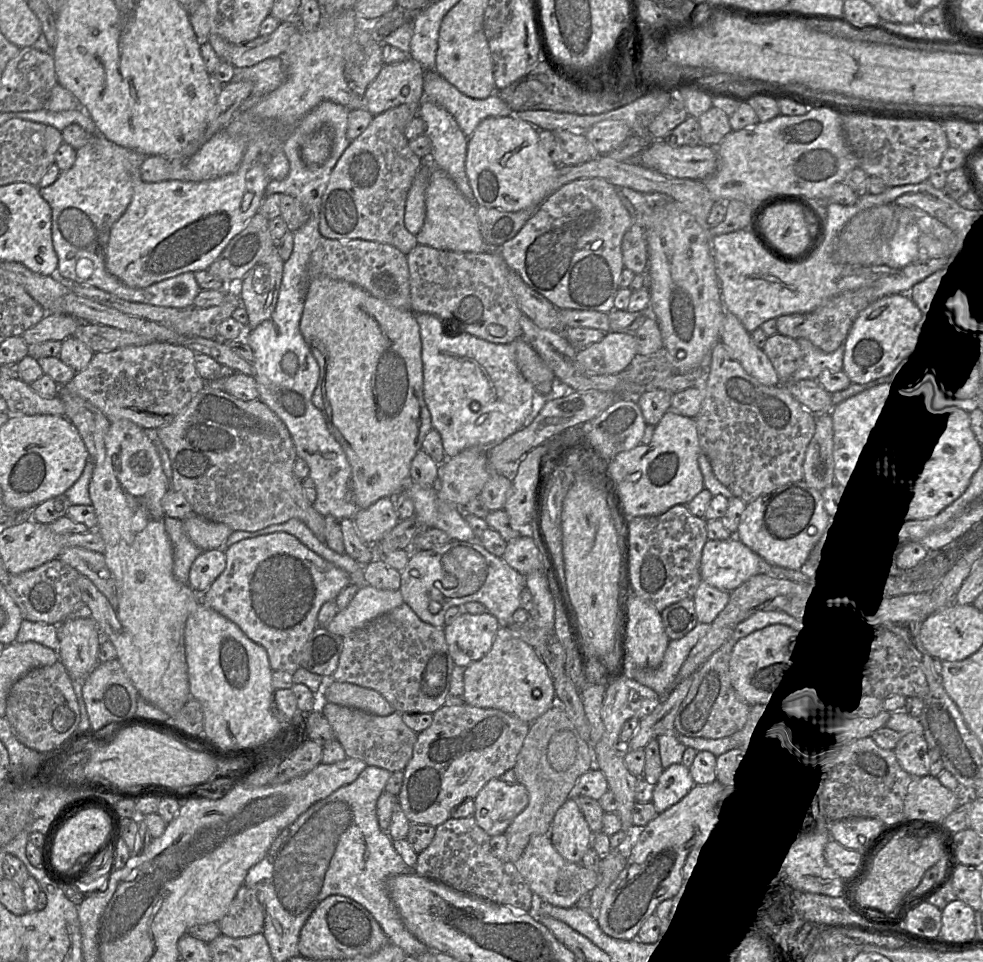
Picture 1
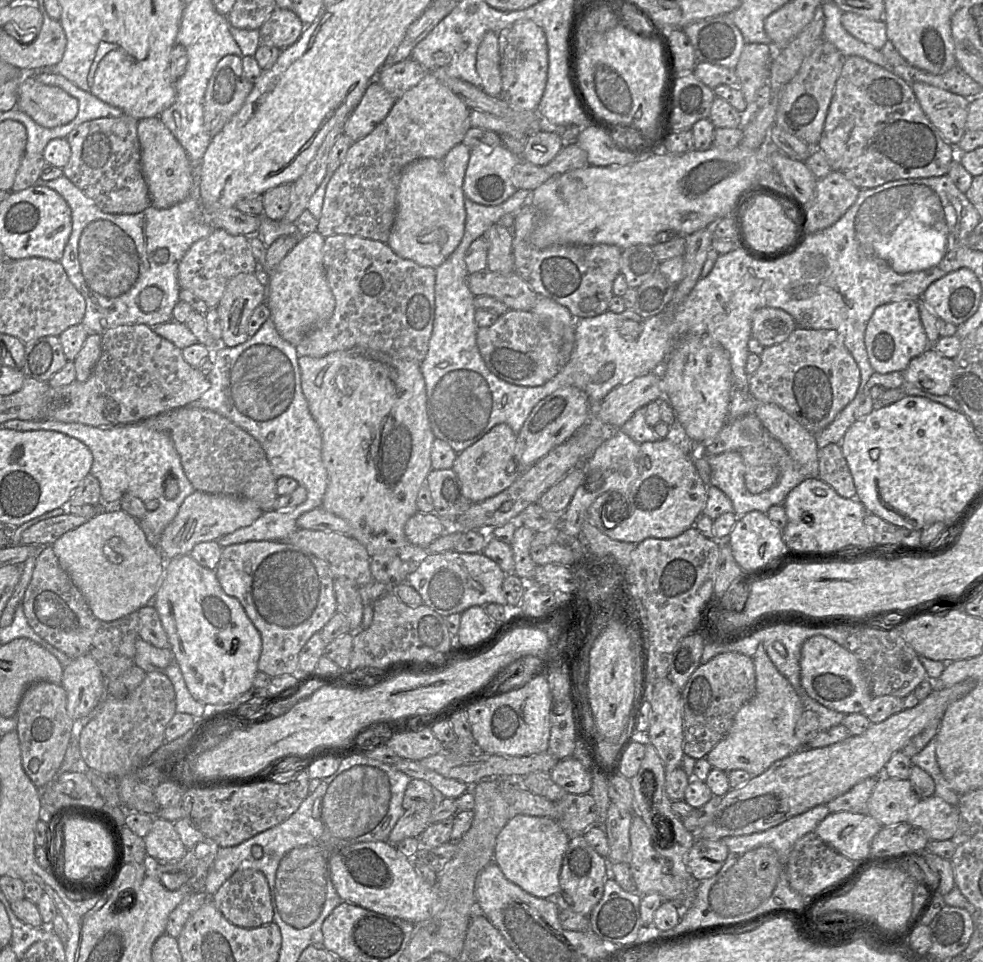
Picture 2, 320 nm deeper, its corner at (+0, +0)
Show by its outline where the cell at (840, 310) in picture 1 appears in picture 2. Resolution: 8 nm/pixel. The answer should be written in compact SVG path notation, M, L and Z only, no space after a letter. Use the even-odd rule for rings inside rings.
M762 307L752 316L752 336L764 347L785 341L797 328L792 315L781 308Z

